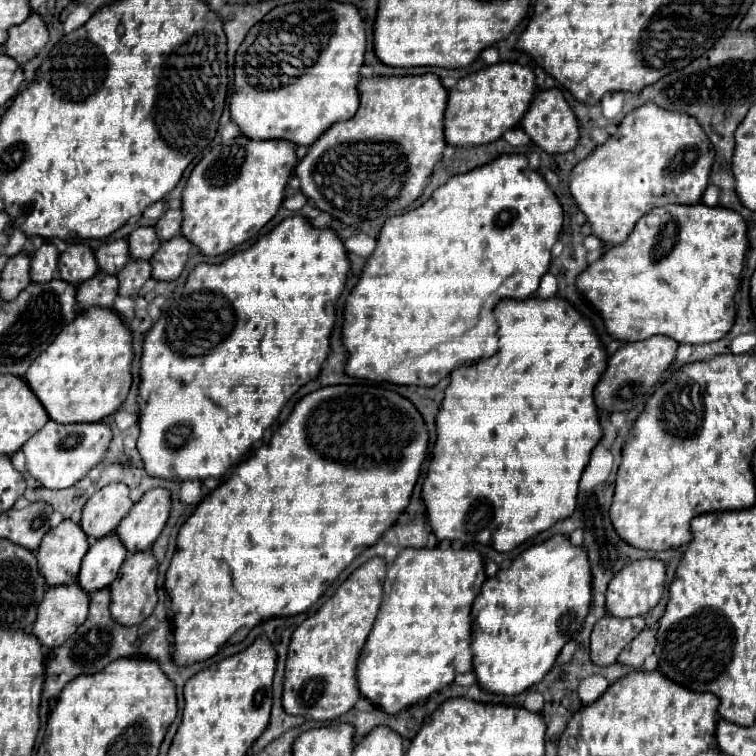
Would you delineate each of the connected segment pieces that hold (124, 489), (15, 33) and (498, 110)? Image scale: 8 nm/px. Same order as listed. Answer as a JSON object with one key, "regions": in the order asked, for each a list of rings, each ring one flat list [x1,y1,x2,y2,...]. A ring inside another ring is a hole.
{"regions":[[[121,483,107,485,89,497,81,515,81,529,89,539,101,539,115,531,121,517,133,507,129,487]],[[29,15,21,25,9,29,9,37,3,45,3,53,13,57,19,65,33,59,47,43,49,31,39,15]],[[497,63,459,79,449,91,445,107,443,127,447,145,471,147,497,141,507,129,513,129,521,123,533,93,535,75,531,67,521,67,517,63]]]}

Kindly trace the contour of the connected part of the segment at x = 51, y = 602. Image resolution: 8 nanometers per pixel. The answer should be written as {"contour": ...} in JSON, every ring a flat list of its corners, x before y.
{"contour":[[79,585,49,587,41,605,37,607,37,619,33,623,33,635,43,647,57,647,69,639,71,633,85,621,89,611,89,597]]}

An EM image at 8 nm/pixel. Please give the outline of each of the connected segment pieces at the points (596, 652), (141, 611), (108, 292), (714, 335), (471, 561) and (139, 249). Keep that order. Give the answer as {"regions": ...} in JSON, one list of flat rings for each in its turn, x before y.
{"regions":[[[605,615,591,633,591,661,599,667,613,665,625,645,629,645,639,631,645,629,643,617,619,619]],[[151,551,145,553,129,553,119,569,117,579,109,585,111,591,111,619,119,625,139,625,143,623,155,609,157,605,157,591,155,591,155,583,157,583,157,561,153,557]],[[97,273,89,281,77,285,77,303,81,309,89,307,111,307,117,297,119,281,117,277,109,277,107,273]],[[669,205,649,211,637,221,627,241,609,247,577,277,577,291,601,313,605,329,619,341,643,341,653,335,673,337,677,343,711,343,727,335,735,321,735,293,747,251,747,227,739,213,725,207]],[[403,549,387,567,383,601,375,625,357,661,359,693,387,715,409,707,453,683,457,673,471,671,471,605,485,581,481,555,473,549]],[[137,227,127,237,129,243,129,257,133,261,149,261,153,253,159,249,161,241,157,239,153,227]]]}

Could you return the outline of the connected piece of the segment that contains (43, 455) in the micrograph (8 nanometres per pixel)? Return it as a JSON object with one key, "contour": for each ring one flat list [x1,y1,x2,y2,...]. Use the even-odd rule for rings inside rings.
{"contour":[[49,421,23,445,25,469,47,489,67,489,81,481,81,477,101,461,109,441,111,429,103,421,89,425,53,425,53,421]]}

